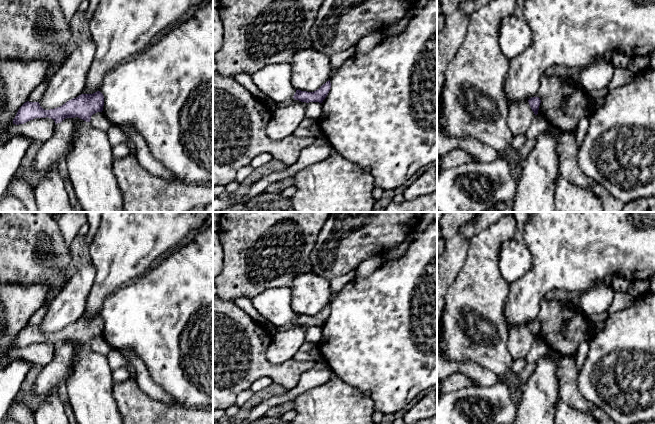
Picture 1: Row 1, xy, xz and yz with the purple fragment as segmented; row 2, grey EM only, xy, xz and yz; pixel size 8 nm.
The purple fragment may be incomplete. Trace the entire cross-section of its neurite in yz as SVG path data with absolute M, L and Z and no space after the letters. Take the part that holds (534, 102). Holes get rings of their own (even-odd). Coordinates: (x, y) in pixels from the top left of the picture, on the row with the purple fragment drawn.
M532 97L528 100L529 102L529 105L532 109L532 111L534 112L535 115L538 114L538 110L539 110L539 106L540 106L540 103L541 103L541 100L539 97Z

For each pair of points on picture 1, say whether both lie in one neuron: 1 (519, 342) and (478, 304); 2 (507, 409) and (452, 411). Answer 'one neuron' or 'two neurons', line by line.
1: two neurons
2: one neuron

